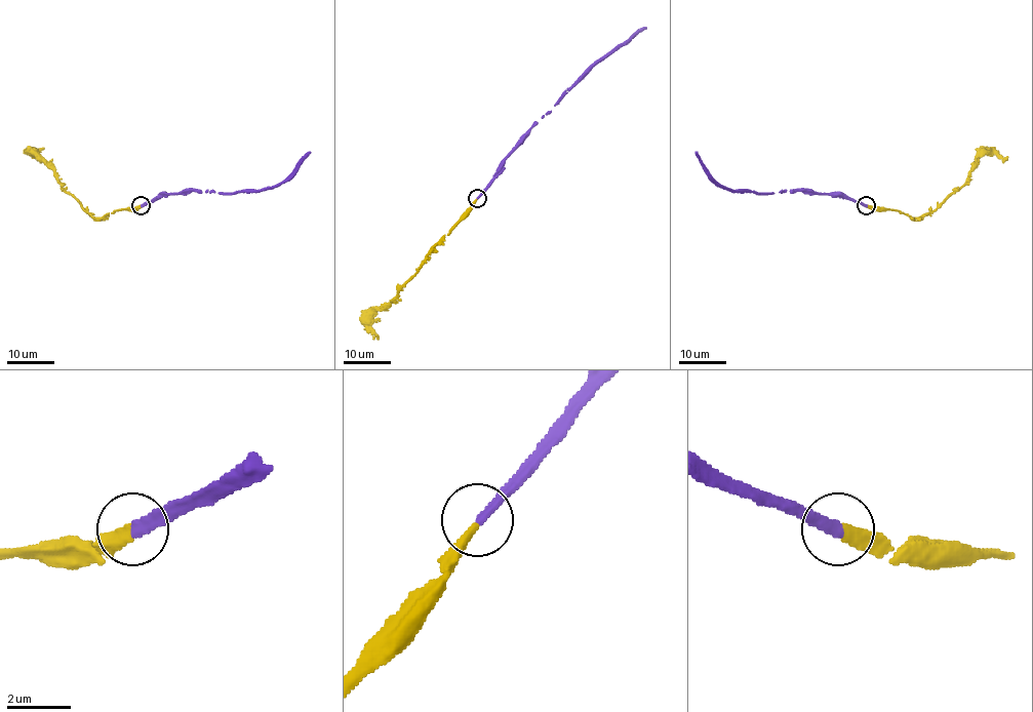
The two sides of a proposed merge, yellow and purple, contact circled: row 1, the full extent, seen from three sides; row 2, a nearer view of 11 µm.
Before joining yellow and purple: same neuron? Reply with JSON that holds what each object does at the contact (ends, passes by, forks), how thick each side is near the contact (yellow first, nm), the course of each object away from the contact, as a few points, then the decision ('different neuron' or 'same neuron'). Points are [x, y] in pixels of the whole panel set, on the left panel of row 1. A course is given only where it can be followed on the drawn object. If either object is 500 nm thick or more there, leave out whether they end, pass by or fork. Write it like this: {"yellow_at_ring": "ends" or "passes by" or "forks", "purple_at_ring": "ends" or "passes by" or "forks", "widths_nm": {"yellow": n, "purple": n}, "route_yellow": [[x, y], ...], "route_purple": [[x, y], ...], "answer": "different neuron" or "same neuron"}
{"yellow_at_ring": "ends", "purple_at_ring": "ends", "widths_nm": {"yellow": 320, "purple": 320}, "route_yellow": [[141, 205], [92, 218], [57, 183], [54, 170], [34, 154], [42, 157]], "route_purple": [[141, 205], [162, 194], [192, 191], [255, 192], [279, 185], [311, 152]], "answer": "same neuron"}

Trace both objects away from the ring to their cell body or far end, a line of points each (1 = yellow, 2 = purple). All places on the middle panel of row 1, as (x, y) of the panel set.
1: (477, 199), (472, 209), (437, 244), (420, 270), (370, 320), (370, 329), (379, 340)
2: (477, 197), (528, 129), (591, 68), (646, 28)

